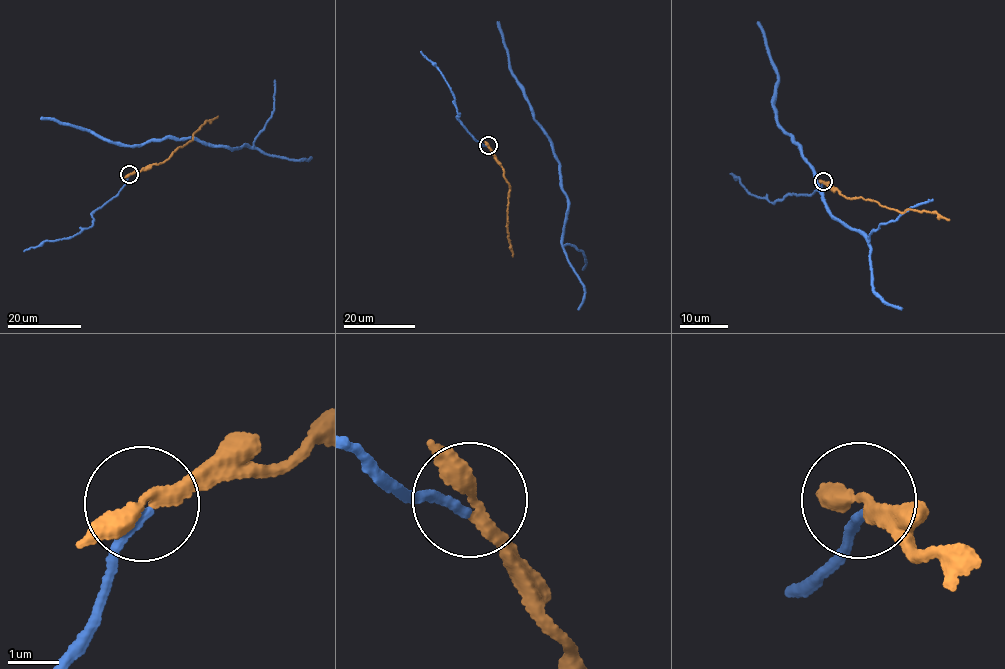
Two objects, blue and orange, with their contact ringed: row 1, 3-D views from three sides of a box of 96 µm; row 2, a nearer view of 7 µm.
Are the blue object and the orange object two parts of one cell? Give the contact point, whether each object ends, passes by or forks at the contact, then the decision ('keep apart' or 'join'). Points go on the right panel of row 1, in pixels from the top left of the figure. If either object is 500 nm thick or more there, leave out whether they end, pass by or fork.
(823, 181) | blue ends | orange passes by | keep apart

